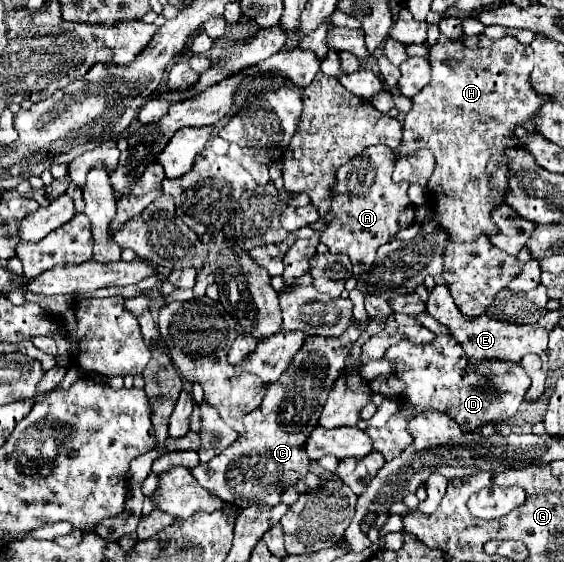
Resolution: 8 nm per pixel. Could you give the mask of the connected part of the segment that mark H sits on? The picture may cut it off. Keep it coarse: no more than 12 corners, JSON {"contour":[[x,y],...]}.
{"contour":[[428,47],[402,153],[436,157],[442,277],[482,315],[522,263],[494,247],[504,149],[536,131],[532,47]]}

